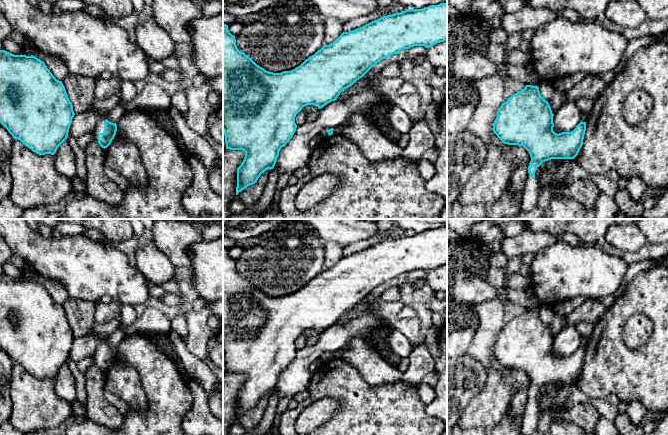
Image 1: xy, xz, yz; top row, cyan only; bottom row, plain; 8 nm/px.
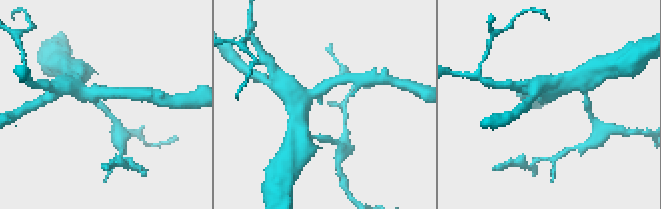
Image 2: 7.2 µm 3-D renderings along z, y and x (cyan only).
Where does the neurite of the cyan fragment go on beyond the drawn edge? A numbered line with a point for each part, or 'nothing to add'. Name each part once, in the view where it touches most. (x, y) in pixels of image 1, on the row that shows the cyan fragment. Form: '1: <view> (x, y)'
1: xy (99, 128)

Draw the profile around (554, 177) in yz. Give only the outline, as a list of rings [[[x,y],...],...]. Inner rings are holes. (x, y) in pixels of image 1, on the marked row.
[[[551,159],[554,165],[548,171],[542,171],[541,166],[547,161],[543,162],[539,166],[538,179],[541,189],[547,187],[561,187],[564,185],[564,179],[569,175],[571,171],[571,162],[573,159]]]

